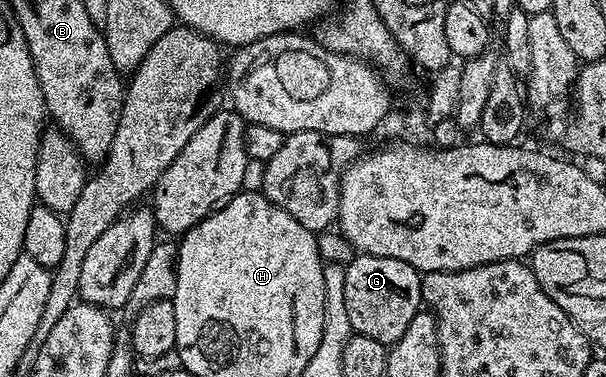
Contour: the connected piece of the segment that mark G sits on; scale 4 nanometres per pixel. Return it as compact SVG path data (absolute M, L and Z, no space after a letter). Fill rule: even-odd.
M377 255L355 256L357 259L347 260L346 273L346 314L350 316L350 325L357 335L374 337L374 341L382 341L391 345L406 333L410 321L422 309L420 297L421 272L415 271L406 261L398 261L394 257L378 257Z

